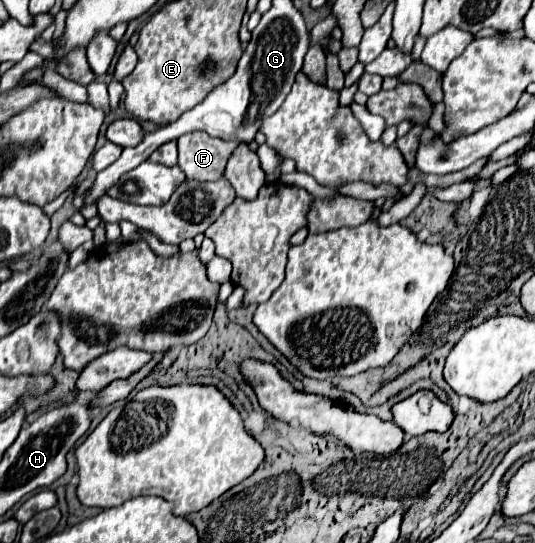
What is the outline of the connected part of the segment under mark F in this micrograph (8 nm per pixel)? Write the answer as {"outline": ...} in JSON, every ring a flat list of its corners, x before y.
{"outline":[[184,134,178,138,178,166,190,180,217,180,224,175,226,162,236,146,238,142,210,138,208,134]]}

